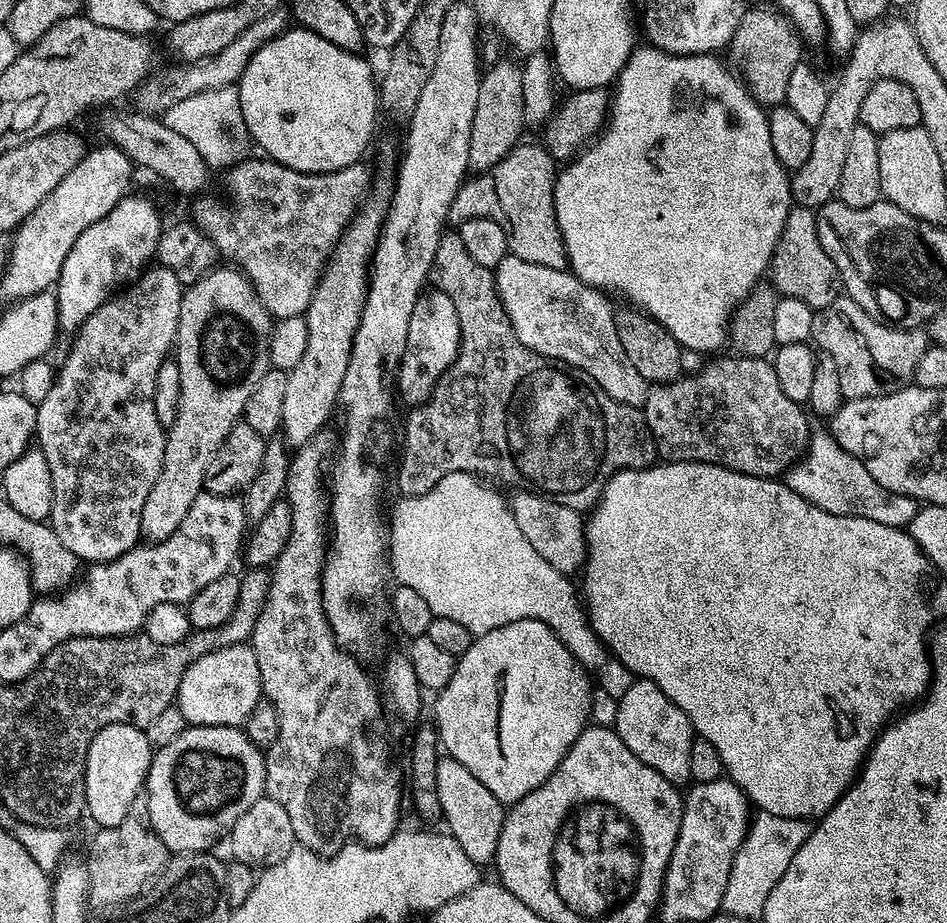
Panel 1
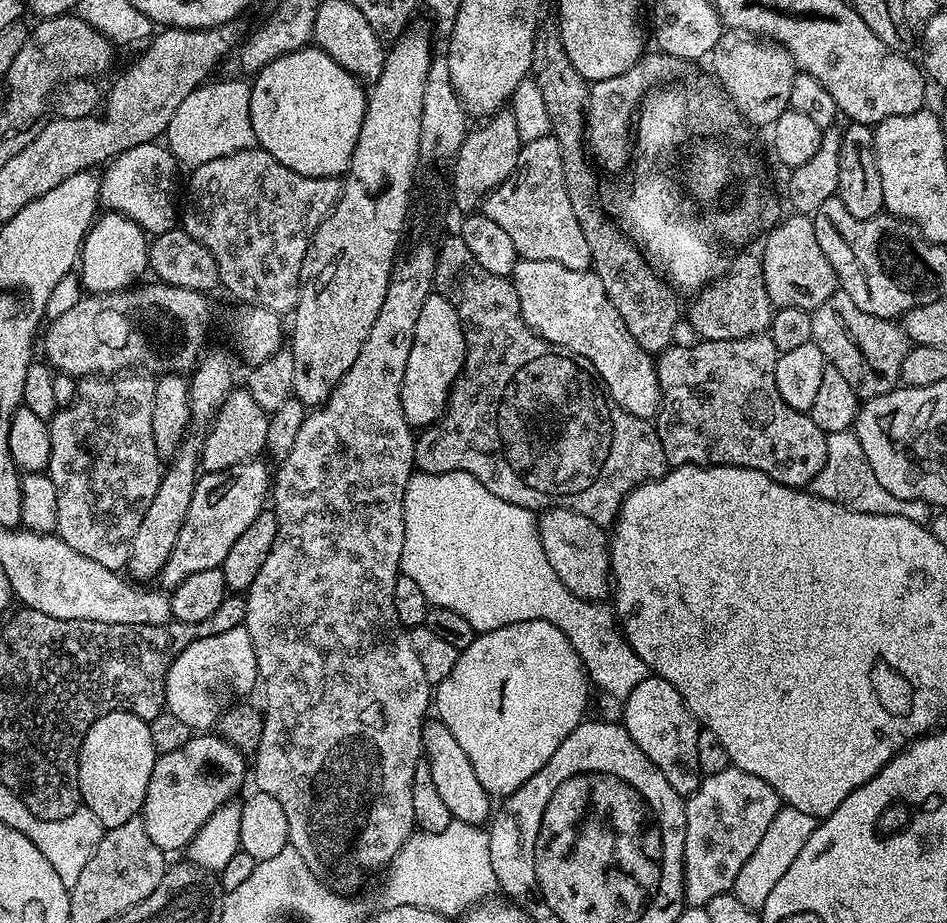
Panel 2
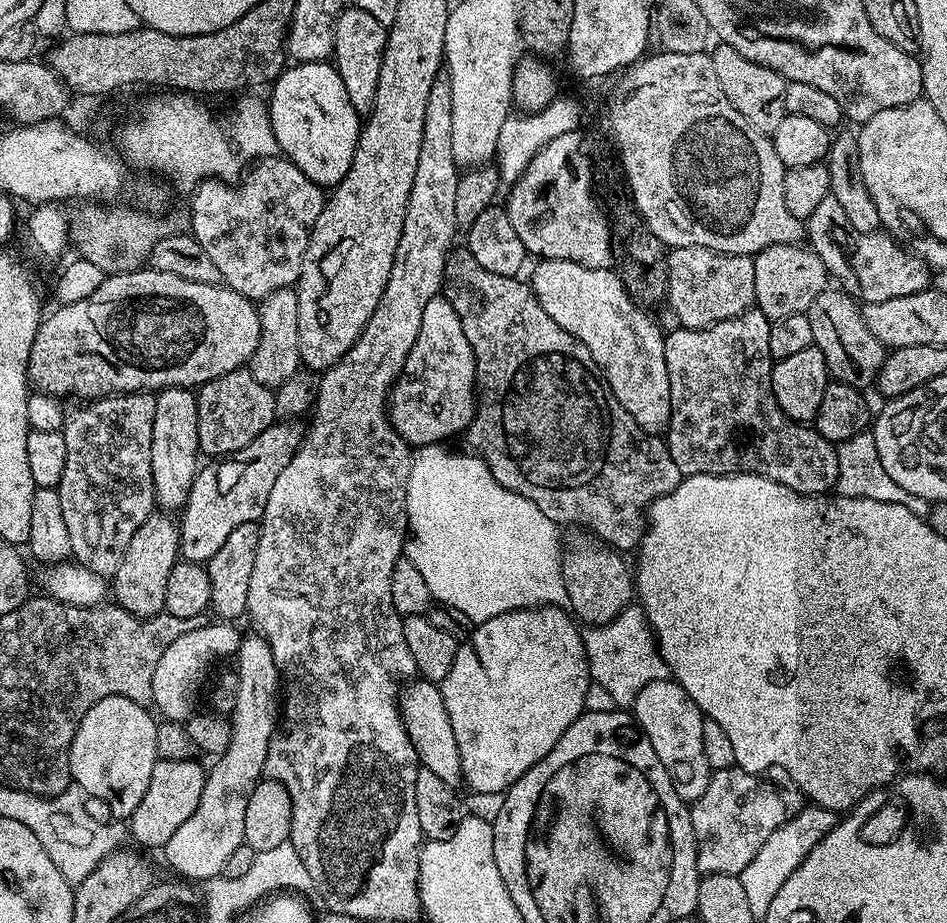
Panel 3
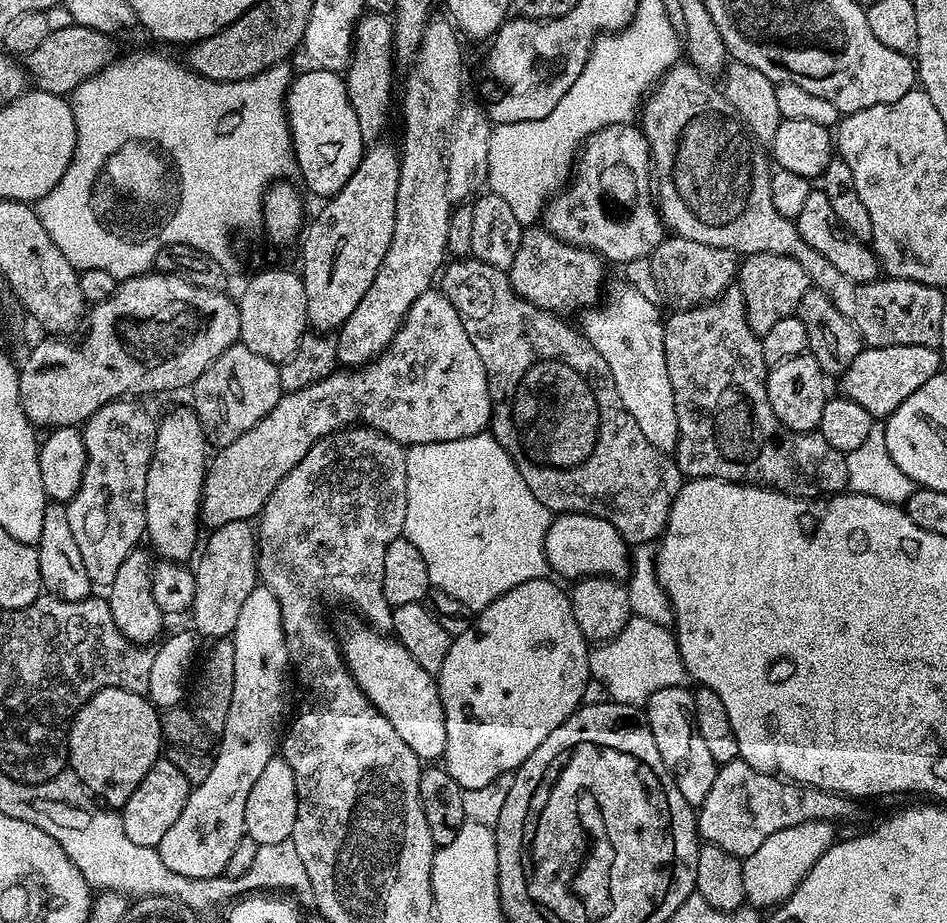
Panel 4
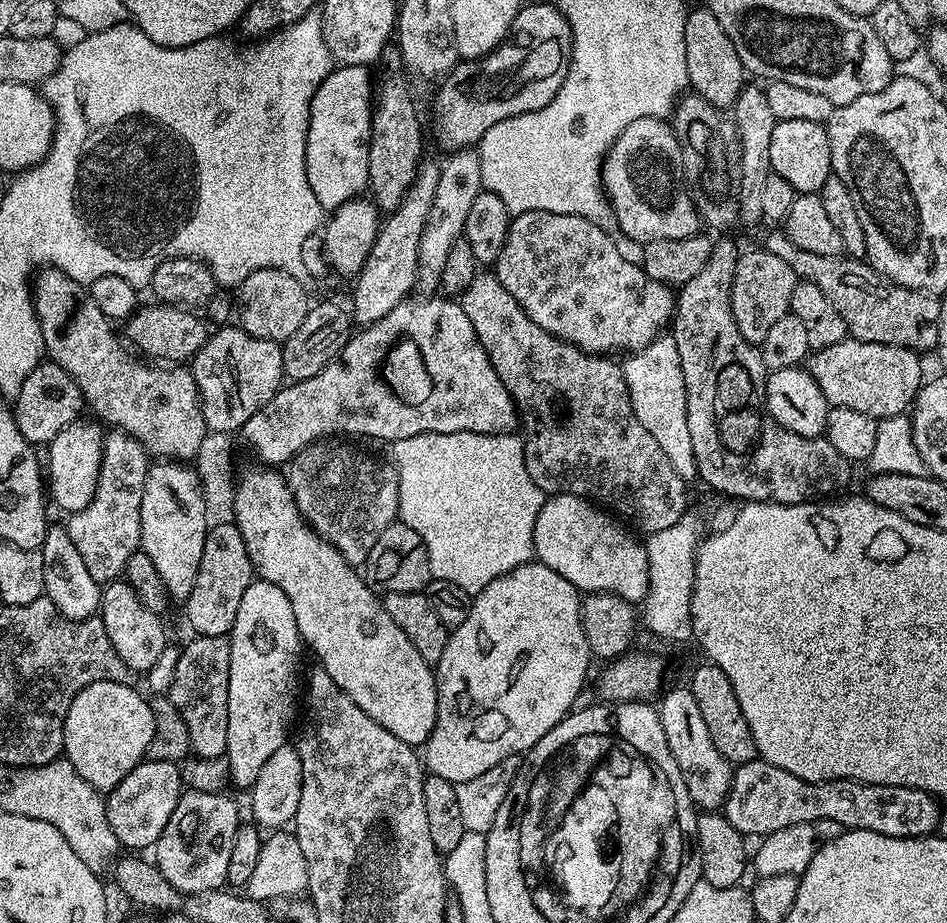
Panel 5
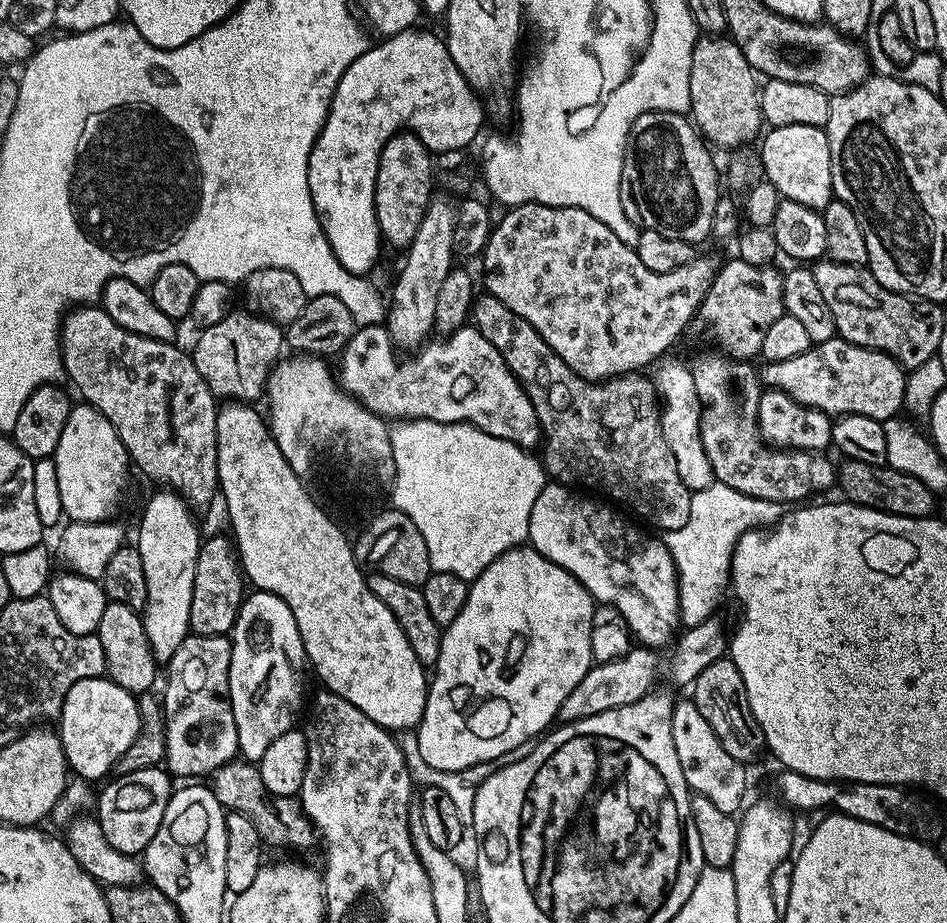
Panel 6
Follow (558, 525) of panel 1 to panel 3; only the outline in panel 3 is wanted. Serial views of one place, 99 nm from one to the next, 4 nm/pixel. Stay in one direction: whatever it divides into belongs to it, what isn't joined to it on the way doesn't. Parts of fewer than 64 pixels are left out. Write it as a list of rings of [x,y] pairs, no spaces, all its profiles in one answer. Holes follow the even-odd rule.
[[[572,530],[560,557],[567,607],[581,625],[603,628],[634,600],[634,572],[623,555],[587,530]]]

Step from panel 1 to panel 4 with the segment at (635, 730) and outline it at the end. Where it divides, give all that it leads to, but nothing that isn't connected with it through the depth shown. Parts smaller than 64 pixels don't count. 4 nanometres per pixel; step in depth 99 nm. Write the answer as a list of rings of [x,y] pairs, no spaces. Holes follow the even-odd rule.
[[[687,687],[658,690],[648,699],[646,719],[650,734],[654,734],[654,742],[658,745],[658,754],[662,754],[662,762],[666,762],[682,798],[686,798],[688,804],[698,806],[706,802],[706,794],[710,794],[710,786],[714,786],[718,766],[698,730],[696,698],[688,691]]]

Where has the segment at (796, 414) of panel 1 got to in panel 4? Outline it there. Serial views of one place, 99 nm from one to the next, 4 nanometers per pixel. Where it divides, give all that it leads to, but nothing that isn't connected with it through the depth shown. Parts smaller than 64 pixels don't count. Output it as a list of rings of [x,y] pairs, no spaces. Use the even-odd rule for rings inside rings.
[[[738,286],[727,288],[715,302],[699,305],[695,308],[676,310],[673,316],[663,321],[664,326],[664,353],[666,354],[666,370],[670,374],[670,386],[674,390],[674,414],[678,414],[678,430],[680,437],[676,443],[674,459],[685,477],[701,480],[722,480],[730,484],[750,484],[771,488],[773,492],[784,492],[787,496],[798,496],[802,500],[814,500],[827,498],[843,493],[848,487],[846,478],[845,453],[834,450],[826,438],[822,438],[819,431],[814,432],[791,432],[786,425],[780,421],[778,414],[768,401],[766,382],[768,381],[768,367],[762,358],[762,346],[760,337],[754,330],[750,330],[750,322],[746,318],[746,302],[742,298],[742,290]]]

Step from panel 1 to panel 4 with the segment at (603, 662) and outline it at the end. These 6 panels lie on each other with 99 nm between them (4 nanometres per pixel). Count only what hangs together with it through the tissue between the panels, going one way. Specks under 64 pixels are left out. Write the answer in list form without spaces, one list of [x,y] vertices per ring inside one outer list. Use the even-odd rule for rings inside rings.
[[[481,434],[470,438],[458,438],[450,442],[430,442],[429,444],[413,444],[407,449],[406,458],[406,522],[403,535],[414,546],[418,546],[418,554],[426,558],[426,570],[430,574],[432,588],[440,588],[450,598],[458,598],[470,610],[479,610],[490,606],[502,594],[514,590],[514,586],[522,586],[531,580],[543,580],[549,575],[548,559],[544,553],[544,543],[548,534],[548,527],[552,524],[554,516],[549,512],[534,494],[530,494],[530,486],[526,486],[526,478],[518,470],[512,456],[491,434]],[[633,615],[615,640],[605,640],[589,651],[588,666],[591,679],[608,691],[609,701],[618,704],[644,706],[658,690],[683,688],[690,680],[673,629]]]

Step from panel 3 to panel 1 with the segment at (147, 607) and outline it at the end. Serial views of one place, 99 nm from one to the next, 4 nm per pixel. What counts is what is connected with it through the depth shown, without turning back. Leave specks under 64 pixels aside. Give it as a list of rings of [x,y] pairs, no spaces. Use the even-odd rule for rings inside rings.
[[[217,266],[198,282],[185,287],[174,341],[174,359],[178,375],[182,377],[182,394],[176,420],[167,429],[164,438],[162,470],[158,470],[158,482],[154,482],[154,490],[150,490],[146,506],[142,506],[140,534],[145,541],[170,538],[170,534],[174,534],[174,530],[186,522],[186,514],[190,514],[194,498],[198,498],[198,494],[204,491],[204,480],[208,476],[212,459],[224,446],[232,427],[241,423],[250,396],[254,394],[258,382],[262,382],[262,378],[272,368],[273,327],[274,318],[266,310],[262,298],[258,298],[248,277],[235,266]]]

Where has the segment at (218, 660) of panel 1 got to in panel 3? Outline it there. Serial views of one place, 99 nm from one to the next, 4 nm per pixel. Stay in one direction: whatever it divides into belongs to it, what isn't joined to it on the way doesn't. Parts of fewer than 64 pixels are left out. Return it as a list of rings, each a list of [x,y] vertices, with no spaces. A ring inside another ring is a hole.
[[[210,622],[197,632],[182,634],[178,642],[170,642],[166,654],[158,661],[158,670],[154,674],[154,698],[152,699],[155,711],[164,712],[162,714],[164,720],[177,722],[188,720],[190,713],[196,708],[194,707],[196,688],[192,685],[192,679],[202,675],[219,656],[235,657],[236,651],[240,649],[238,639],[242,634],[236,627],[237,625],[232,622]]]

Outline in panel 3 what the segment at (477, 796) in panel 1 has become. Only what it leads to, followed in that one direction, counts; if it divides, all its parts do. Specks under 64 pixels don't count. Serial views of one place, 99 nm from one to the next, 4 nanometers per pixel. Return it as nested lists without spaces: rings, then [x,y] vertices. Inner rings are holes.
[[[423,678],[413,679],[405,688],[408,689],[405,692],[403,689],[398,696],[400,716],[404,719],[406,734],[414,746],[417,761],[423,767],[434,770],[442,782],[459,785],[464,775],[458,754],[458,741],[454,739],[454,728],[450,726],[450,718],[446,714],[444,695],[437,685]]]

